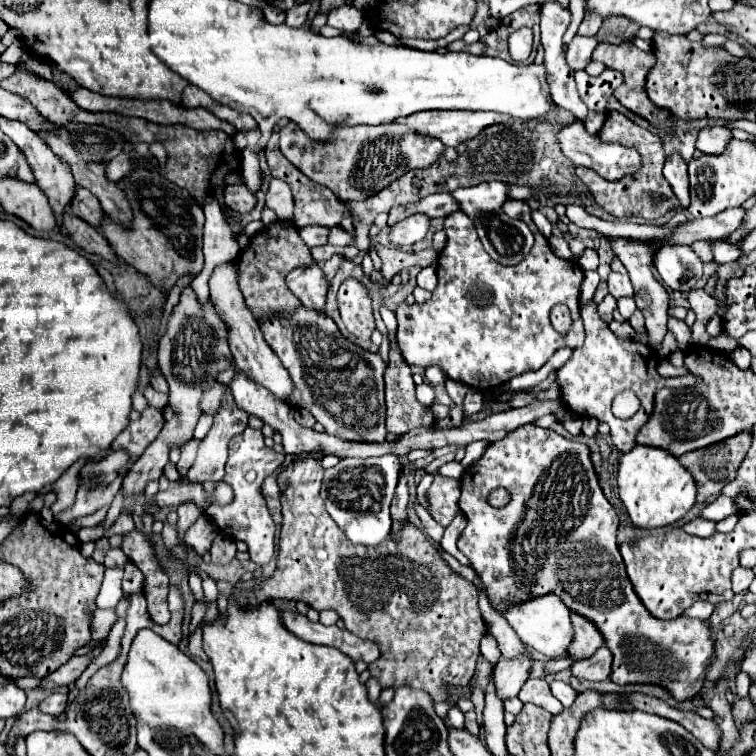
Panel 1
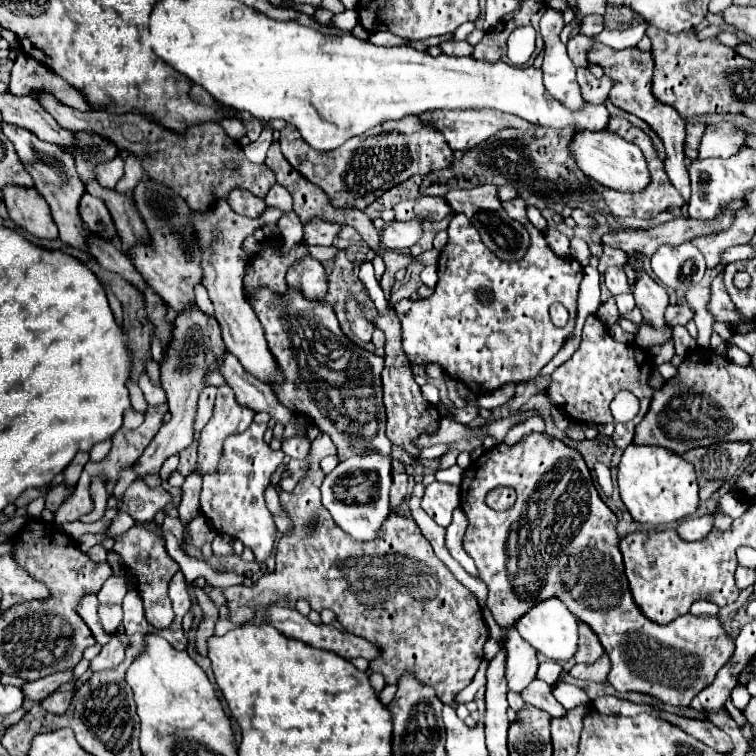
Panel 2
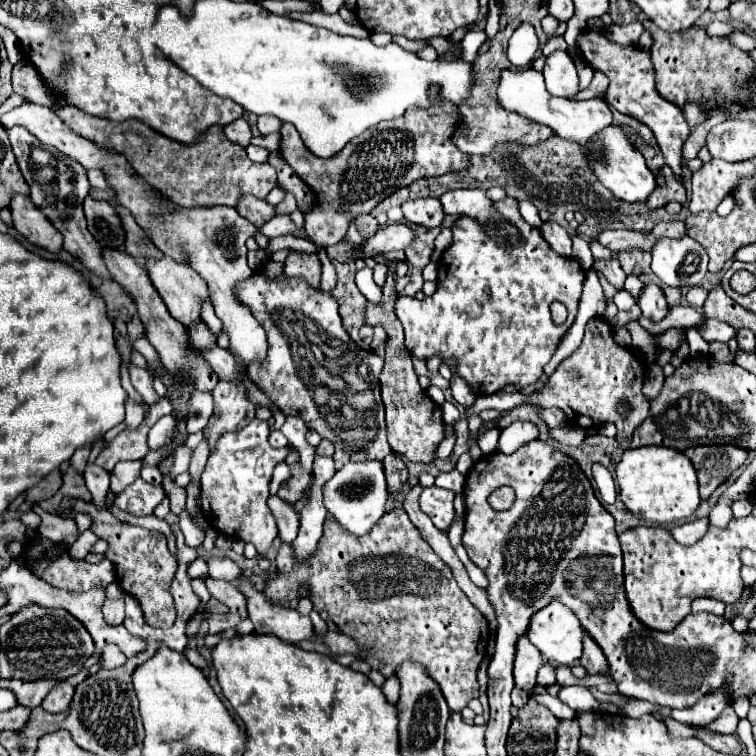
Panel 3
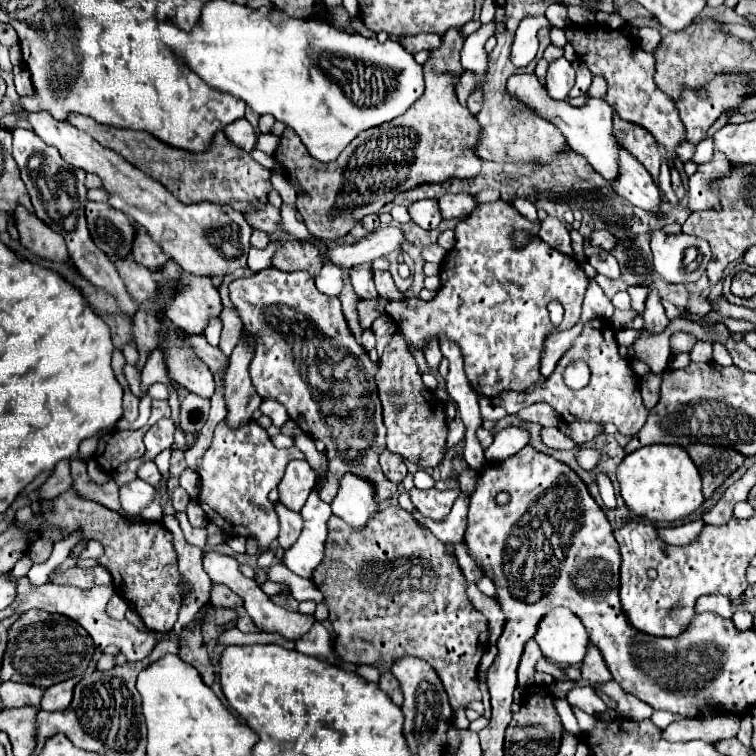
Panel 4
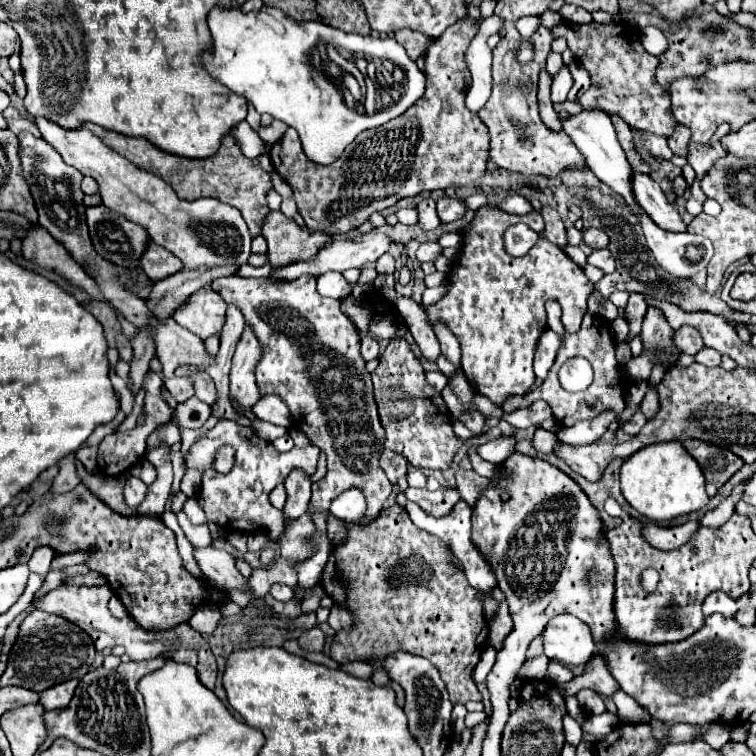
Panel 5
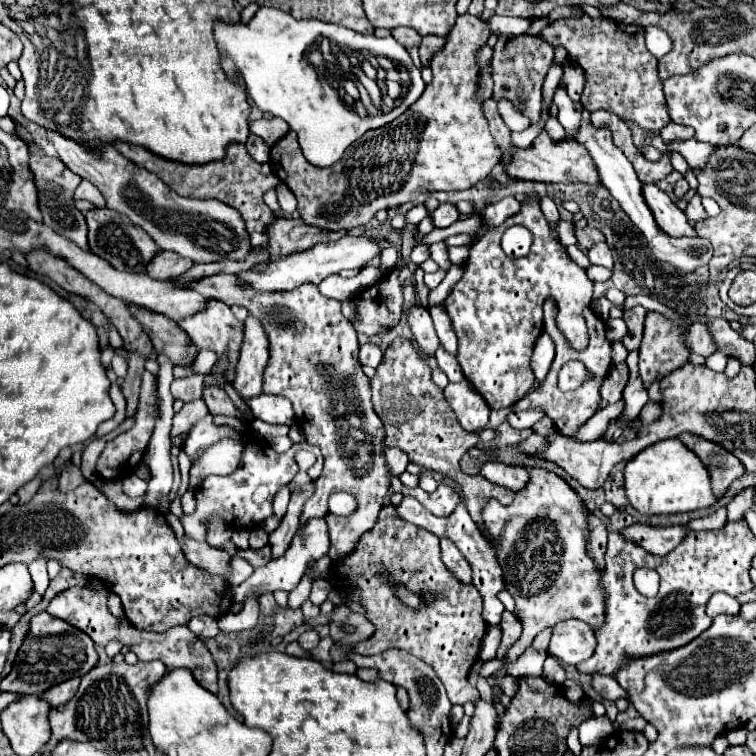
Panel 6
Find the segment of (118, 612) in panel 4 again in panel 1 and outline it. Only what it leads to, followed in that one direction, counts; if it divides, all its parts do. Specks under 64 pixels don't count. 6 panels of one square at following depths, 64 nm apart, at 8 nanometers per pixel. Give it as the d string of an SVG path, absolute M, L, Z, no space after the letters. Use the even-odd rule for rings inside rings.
M96 610L92 616L92 640L88 644L102 640L110 632L114 622L116 622L114 610Z

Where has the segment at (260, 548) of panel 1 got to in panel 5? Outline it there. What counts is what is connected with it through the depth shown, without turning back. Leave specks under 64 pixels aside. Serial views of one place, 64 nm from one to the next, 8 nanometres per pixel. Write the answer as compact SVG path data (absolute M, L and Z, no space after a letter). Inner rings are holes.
M220 420L212 430L208 430L206 434L200 436L200 440L190 448L190 456L186 460L188 468L202 468L202 484L200 484L200 492L198 492L198 504L206 512L206 522L200 526L194 526L194 524L190 524L190 520L186 518L184 512L178 512L176 518L178 518L186 538L196 548L204 548L204 546L212 544L212 538L208 532L210 522L218 524L224 530L236 530L236 532L246 532L246 534L262 532L268 540L276 540L284 530L284 518L282 518L280 510L276 510L270 504L268 494L272 492L272 488L276 484L284 482L284 472L288 476L288 472L292 468L304 466L308 474L314 474L316 462L318 462L318 448L312 444L308 448L292 448L290 452L278 452L270 442L260 438L252 430L252 426L240 426L232 420ZM222 446L232 446L236 452L234 466L226 474L214 470L214 456Z

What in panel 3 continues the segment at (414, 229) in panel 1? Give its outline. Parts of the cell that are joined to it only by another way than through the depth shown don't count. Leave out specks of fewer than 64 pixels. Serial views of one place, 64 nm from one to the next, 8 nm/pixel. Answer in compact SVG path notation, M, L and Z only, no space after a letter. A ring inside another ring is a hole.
M402 222L396 224L386 224L372 236L370 240L364 242L362 246L362 258L374 256L376 252L392 252L392 250L404 250L412 244L414 240L414 230Z

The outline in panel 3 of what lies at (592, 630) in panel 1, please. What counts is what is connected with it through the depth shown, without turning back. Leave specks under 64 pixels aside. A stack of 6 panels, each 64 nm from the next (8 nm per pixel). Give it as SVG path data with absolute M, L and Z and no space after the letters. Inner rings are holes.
M588 632L584 634L584 652L582 652L582 658L578 662L588 670L588 674L608 674L606 656L600 650L600 646L594 644L594 640Z

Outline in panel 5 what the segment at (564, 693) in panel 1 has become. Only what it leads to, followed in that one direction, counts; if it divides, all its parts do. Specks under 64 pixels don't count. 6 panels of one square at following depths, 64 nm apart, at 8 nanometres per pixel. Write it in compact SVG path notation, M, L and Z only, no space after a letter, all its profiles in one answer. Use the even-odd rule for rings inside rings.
M580 690L580 692L576 694L576 700L578 700L578 704L582 706L582 710L584 710L588 716L606 712L606 706L604 706L600 694L594 692L594 690Z

